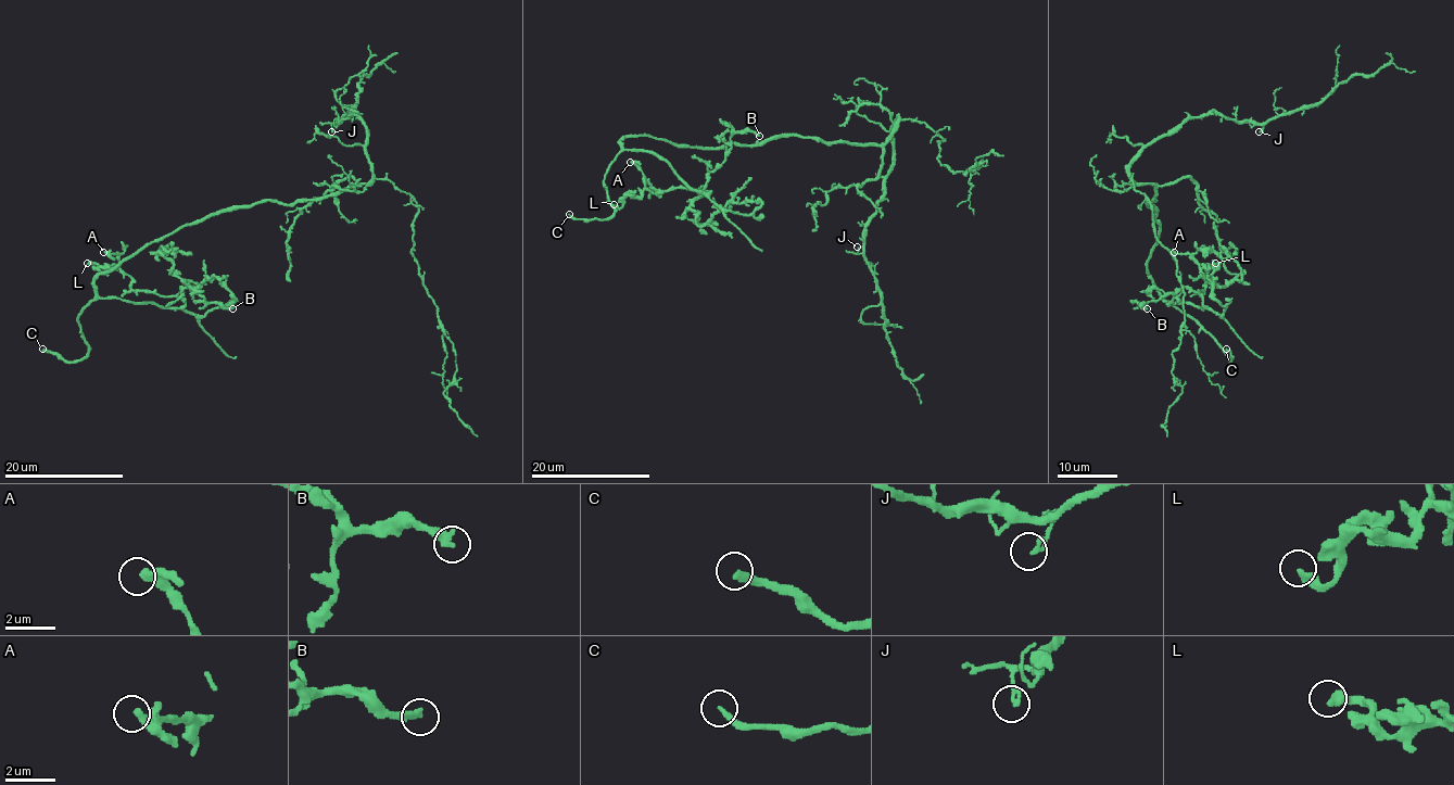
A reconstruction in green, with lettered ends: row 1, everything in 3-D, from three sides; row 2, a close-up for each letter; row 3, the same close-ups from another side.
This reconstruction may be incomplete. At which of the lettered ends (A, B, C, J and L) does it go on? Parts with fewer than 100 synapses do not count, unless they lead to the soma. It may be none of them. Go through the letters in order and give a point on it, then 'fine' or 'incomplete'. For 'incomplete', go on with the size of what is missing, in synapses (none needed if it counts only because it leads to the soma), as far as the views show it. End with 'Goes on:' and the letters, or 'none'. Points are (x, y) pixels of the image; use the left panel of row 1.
A: place (103, 252); fine
B: place (232, 308); fine
C: place (42, 349); incomplete; 250 synapses
J: place (331, 131); fine
L: place (87, 263); fine
Goes on: C

